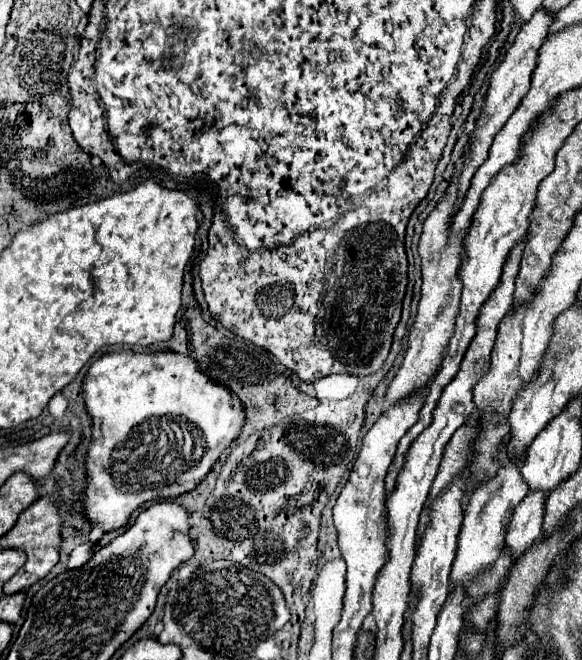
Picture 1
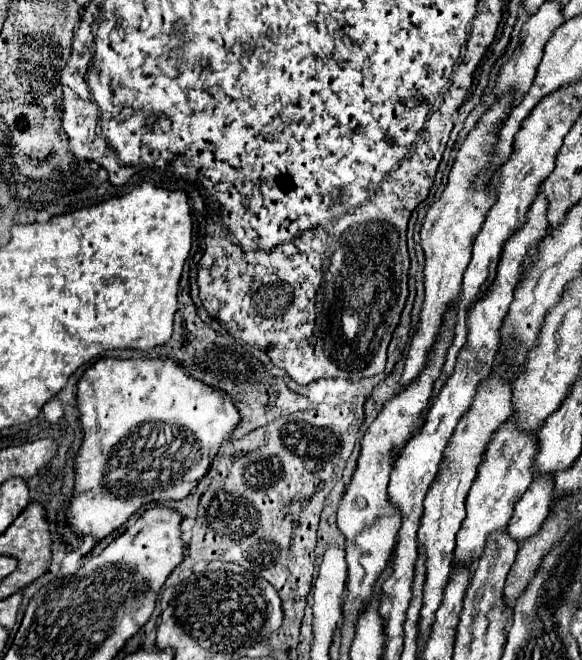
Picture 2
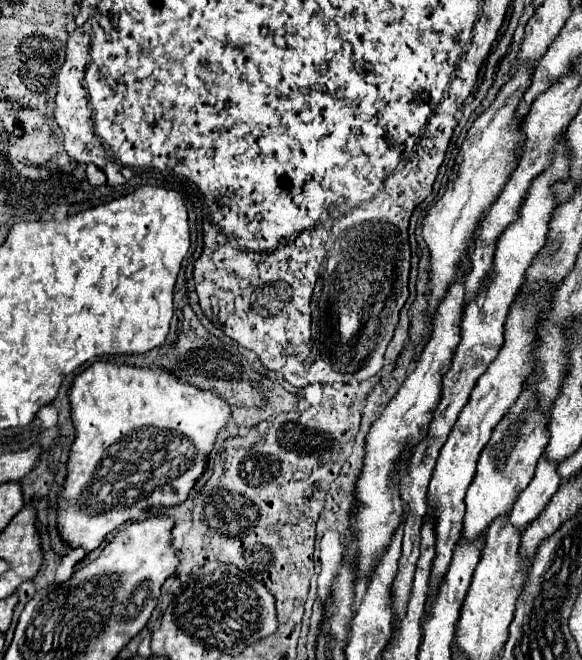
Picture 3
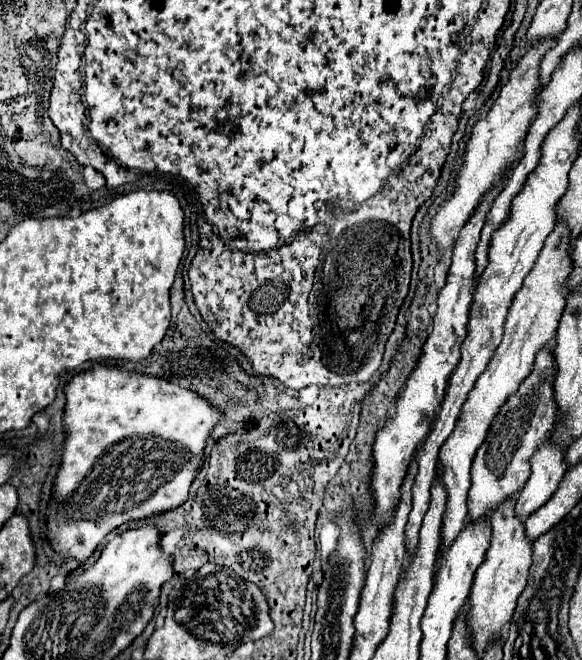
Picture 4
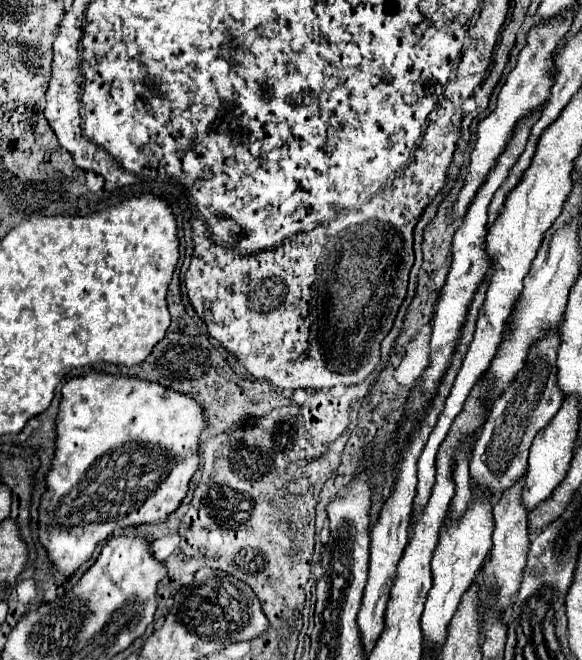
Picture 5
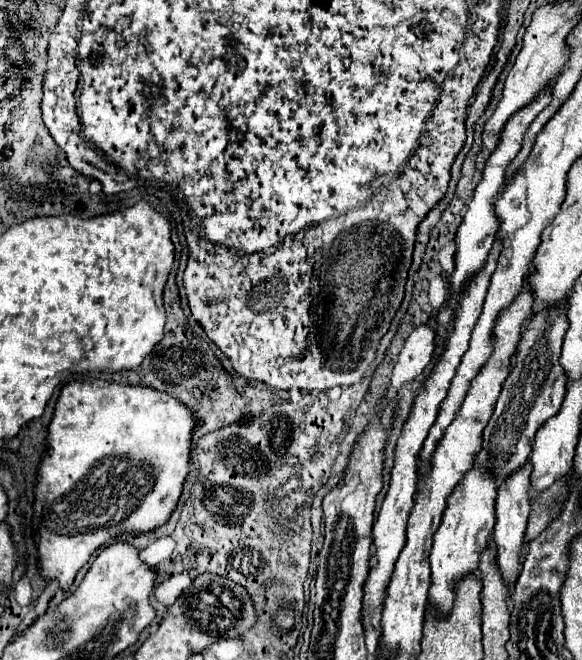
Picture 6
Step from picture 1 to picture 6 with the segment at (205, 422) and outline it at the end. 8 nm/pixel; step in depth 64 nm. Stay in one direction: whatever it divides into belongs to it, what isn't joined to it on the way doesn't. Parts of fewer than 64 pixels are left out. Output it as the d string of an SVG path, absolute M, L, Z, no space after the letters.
M96 378L68 382L60 392L54 418L48 426L48 454L42 460L36 484L34 530L42 576L46 580L56 578L60 588L66 590L98 546L108 544L122 532L140 534L166 524L190 472L194 428L196 416L192 410L156 388L144 384L126 386Z

